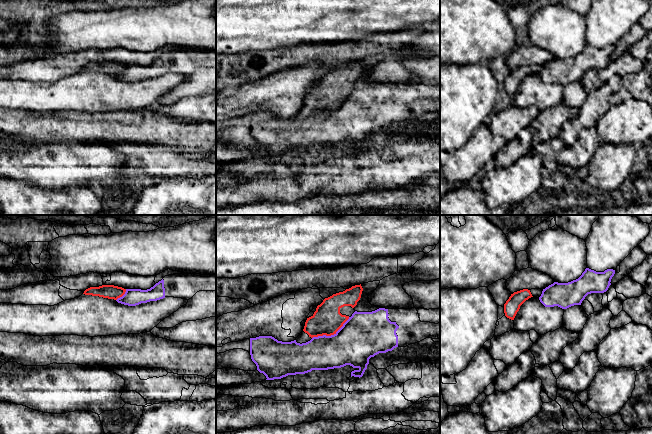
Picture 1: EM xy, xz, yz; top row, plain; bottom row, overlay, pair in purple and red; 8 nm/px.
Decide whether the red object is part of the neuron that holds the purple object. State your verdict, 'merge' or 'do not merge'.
do not merge

